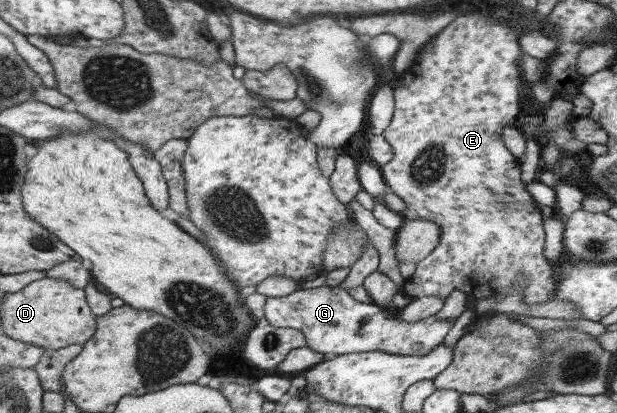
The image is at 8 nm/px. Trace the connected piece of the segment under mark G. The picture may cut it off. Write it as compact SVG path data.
M339 285L314 289L300 287L282 297L267 297L263 310L263 322L274 327L301 331L308 349L327 357L372 350L422 356L442 342L455 321L454 318L442 320L436 316L428 316L414 322L406 322L396 316L395 310L388 311L372 302L356 301Z

